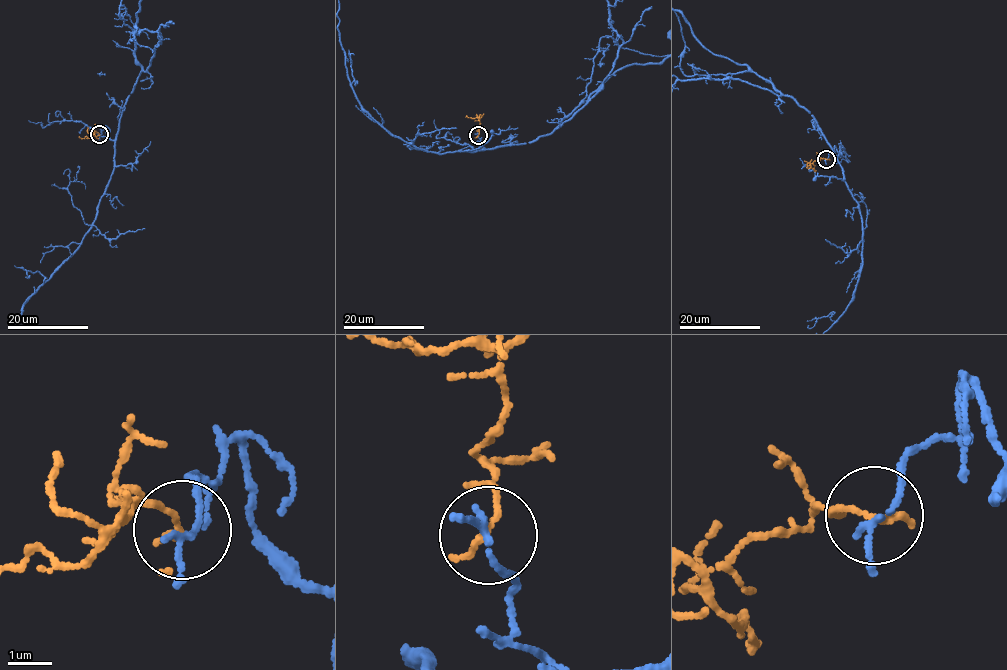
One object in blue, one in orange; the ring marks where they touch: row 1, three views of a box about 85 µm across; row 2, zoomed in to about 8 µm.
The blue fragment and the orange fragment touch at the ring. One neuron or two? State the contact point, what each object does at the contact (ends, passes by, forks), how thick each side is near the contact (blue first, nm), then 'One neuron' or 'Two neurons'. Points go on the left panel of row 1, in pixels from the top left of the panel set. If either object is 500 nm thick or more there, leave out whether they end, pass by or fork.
Place: (99, 134). At the ring blue ends. At the ring orange ends. Thickness 190 nm (blue) against 150 nm. Two neurons

